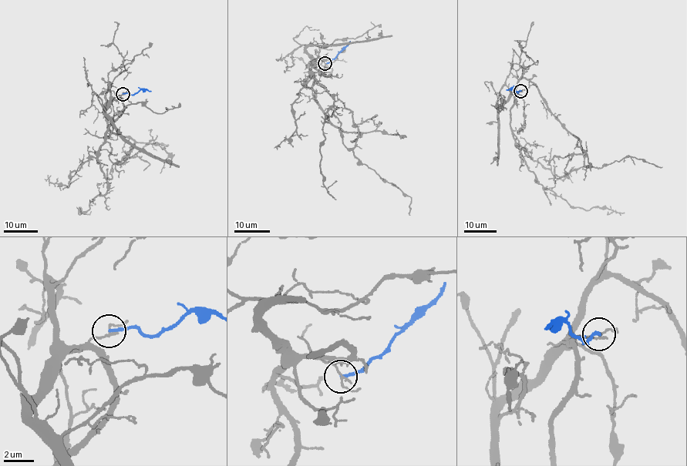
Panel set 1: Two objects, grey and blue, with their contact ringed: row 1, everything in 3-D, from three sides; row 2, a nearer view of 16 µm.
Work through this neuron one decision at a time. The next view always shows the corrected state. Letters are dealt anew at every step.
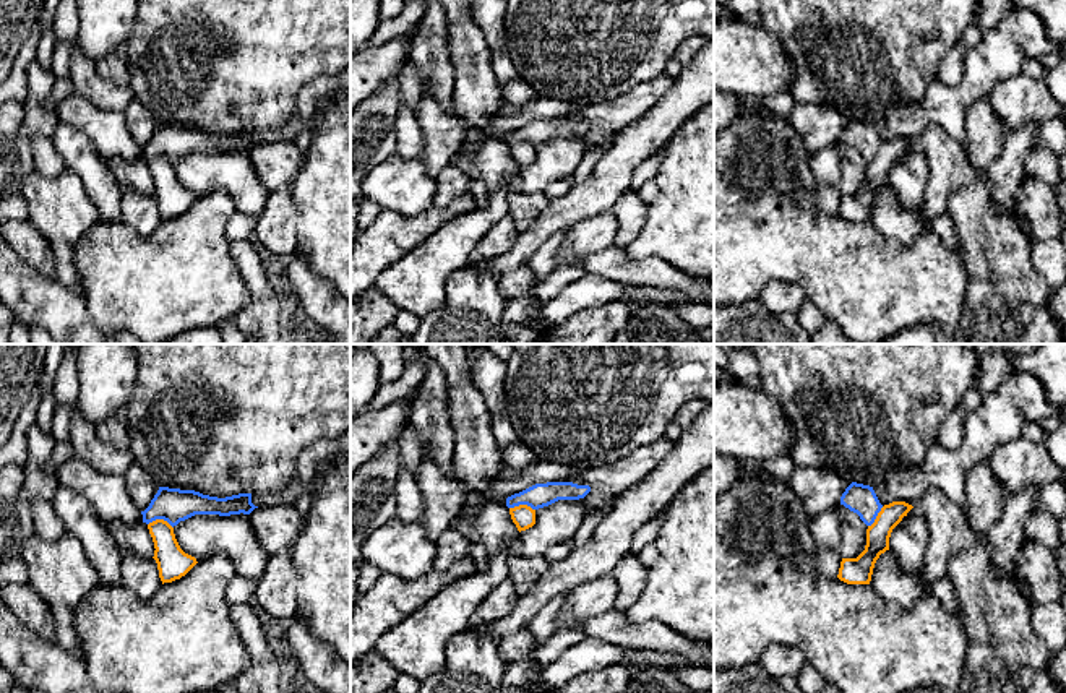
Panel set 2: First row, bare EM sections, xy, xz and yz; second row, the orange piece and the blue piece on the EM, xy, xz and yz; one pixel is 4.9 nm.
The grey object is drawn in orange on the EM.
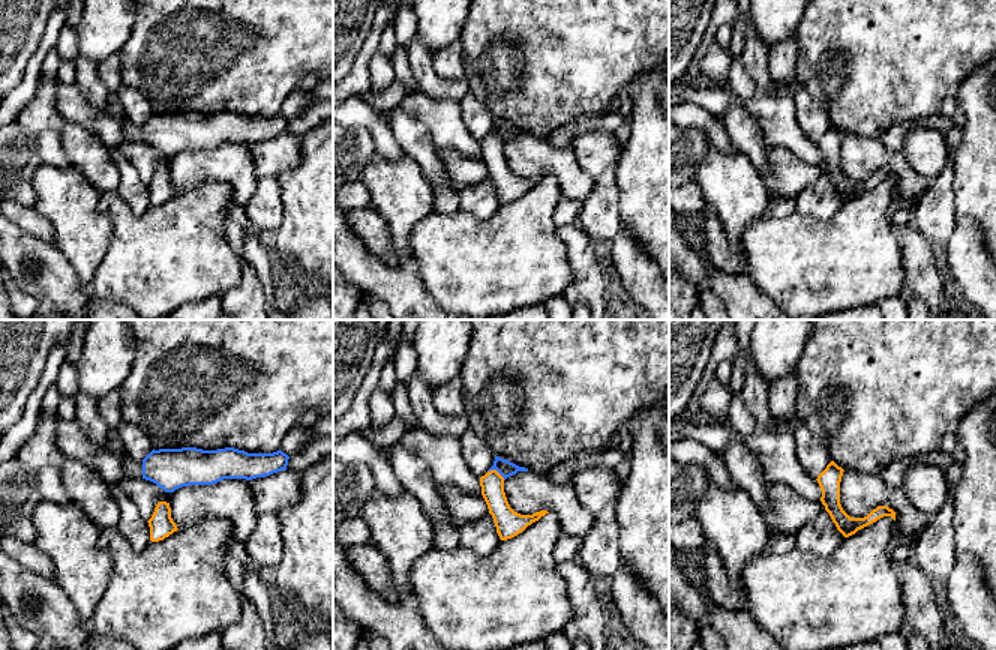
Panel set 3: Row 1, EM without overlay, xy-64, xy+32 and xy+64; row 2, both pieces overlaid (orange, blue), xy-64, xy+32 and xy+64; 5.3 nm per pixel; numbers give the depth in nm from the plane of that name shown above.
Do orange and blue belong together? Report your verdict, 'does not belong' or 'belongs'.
does not belong

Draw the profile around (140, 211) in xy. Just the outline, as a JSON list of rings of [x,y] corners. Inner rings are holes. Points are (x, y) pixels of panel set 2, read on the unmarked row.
[[[127,190],[120,198],[122,222],[131,226],[140,235],[151,235],[162,222],[154,195]]]

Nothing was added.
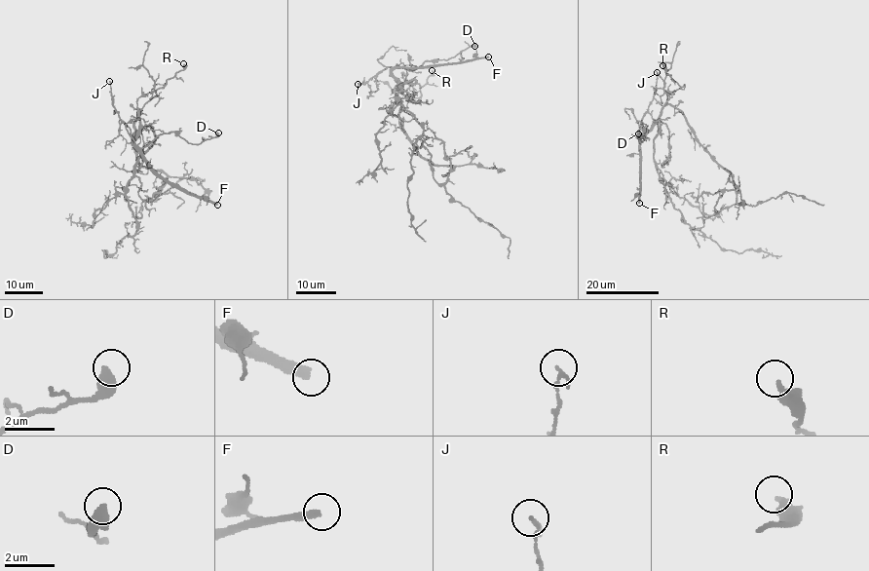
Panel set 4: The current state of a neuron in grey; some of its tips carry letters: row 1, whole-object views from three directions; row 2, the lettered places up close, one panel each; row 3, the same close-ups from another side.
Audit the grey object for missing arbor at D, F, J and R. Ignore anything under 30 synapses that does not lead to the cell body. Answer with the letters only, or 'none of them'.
F

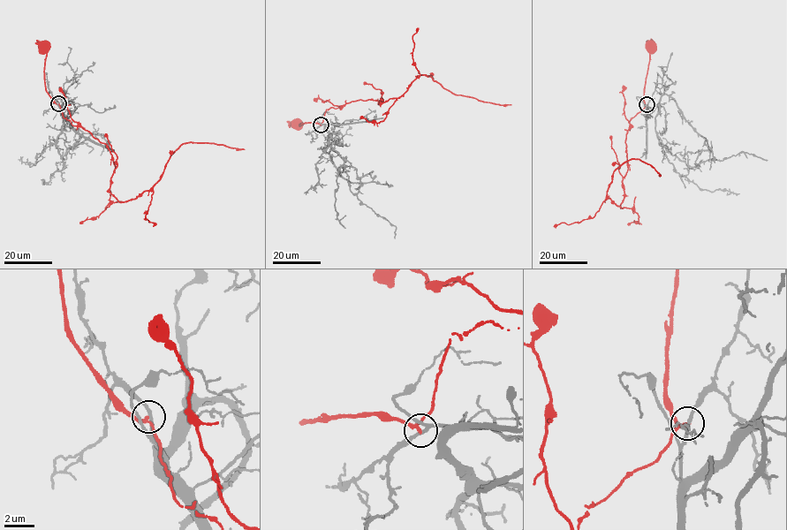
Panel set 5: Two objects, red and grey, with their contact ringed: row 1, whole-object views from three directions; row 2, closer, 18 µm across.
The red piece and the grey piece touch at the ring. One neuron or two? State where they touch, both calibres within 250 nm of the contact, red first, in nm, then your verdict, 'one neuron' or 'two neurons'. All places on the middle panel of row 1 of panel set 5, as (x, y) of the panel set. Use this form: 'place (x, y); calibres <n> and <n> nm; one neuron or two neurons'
place (321, 124); calibres 190 and 200 nm; two neurons

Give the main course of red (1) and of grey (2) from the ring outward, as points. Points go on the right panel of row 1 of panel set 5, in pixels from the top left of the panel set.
1: (647, 104), (644, 100), (651, 46)
2: (647, 104), (647, 114), (662, 95), (671, 97), (683, 117), (707, 140), (710, 160), (744, 152), (768, 160)

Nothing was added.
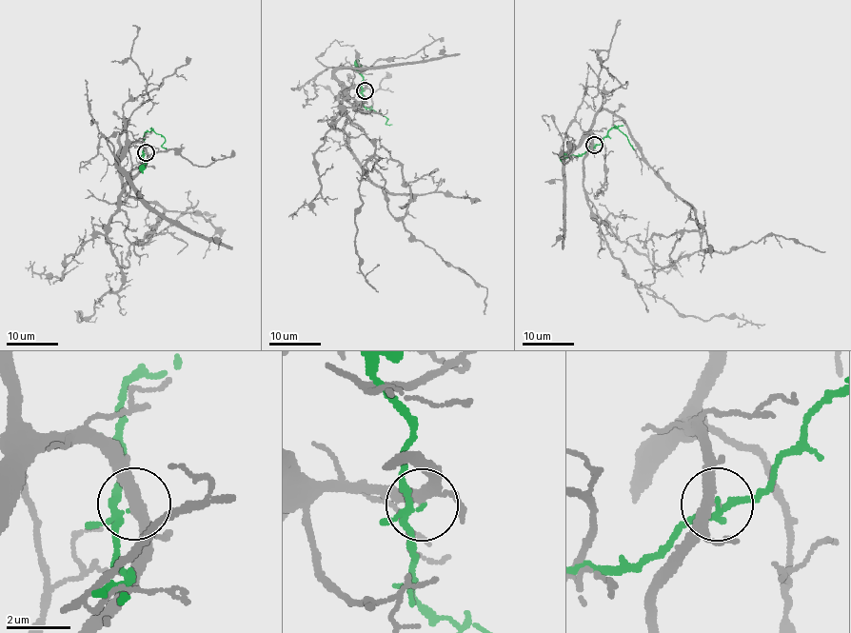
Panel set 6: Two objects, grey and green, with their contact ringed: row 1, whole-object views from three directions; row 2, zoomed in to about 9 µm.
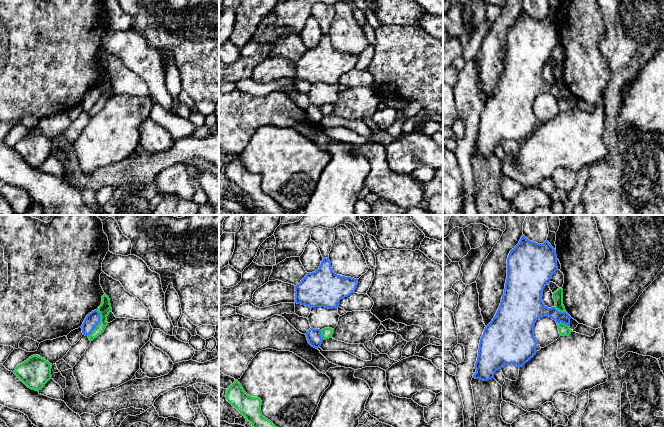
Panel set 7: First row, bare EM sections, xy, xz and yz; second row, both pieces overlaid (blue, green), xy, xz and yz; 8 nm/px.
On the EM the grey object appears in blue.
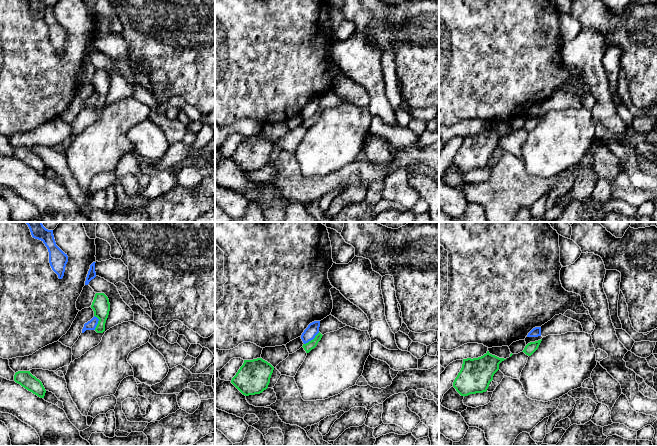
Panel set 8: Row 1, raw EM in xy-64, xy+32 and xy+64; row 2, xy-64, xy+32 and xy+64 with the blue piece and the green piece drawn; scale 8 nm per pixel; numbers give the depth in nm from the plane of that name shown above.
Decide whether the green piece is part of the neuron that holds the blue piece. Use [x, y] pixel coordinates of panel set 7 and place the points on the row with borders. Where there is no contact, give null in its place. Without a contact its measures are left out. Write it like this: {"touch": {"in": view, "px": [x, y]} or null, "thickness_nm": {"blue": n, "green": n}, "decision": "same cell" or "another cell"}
{"touch": {"in": "xy", "px": [98, 323]}, "thickness_nm": {"blue": 110, "green": 100}, "decision": "another cell"}

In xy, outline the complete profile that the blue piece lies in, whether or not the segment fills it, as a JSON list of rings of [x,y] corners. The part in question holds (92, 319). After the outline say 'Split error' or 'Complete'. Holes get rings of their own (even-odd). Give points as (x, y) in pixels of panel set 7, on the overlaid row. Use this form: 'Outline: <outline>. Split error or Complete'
Outline: [[[97,310],[89,313],[81,326],[83,335],[89,336],[95,327],[99,324],[100,318],[100,313]]]. Complete

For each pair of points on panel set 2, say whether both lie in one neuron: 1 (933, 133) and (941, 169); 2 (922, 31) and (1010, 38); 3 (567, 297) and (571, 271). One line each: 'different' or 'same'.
1: same
2: different
3: different

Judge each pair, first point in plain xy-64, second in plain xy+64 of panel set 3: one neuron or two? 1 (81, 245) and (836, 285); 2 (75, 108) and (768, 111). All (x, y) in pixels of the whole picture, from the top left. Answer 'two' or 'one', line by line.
1: two
2: one

